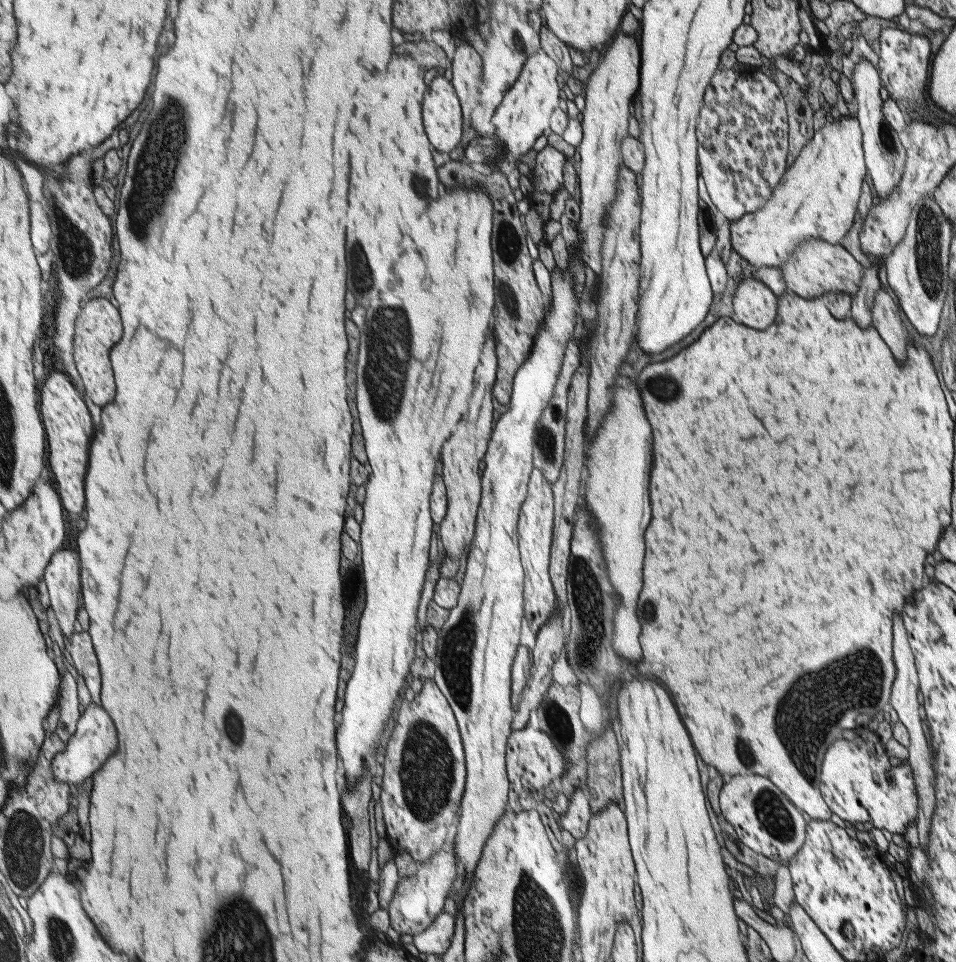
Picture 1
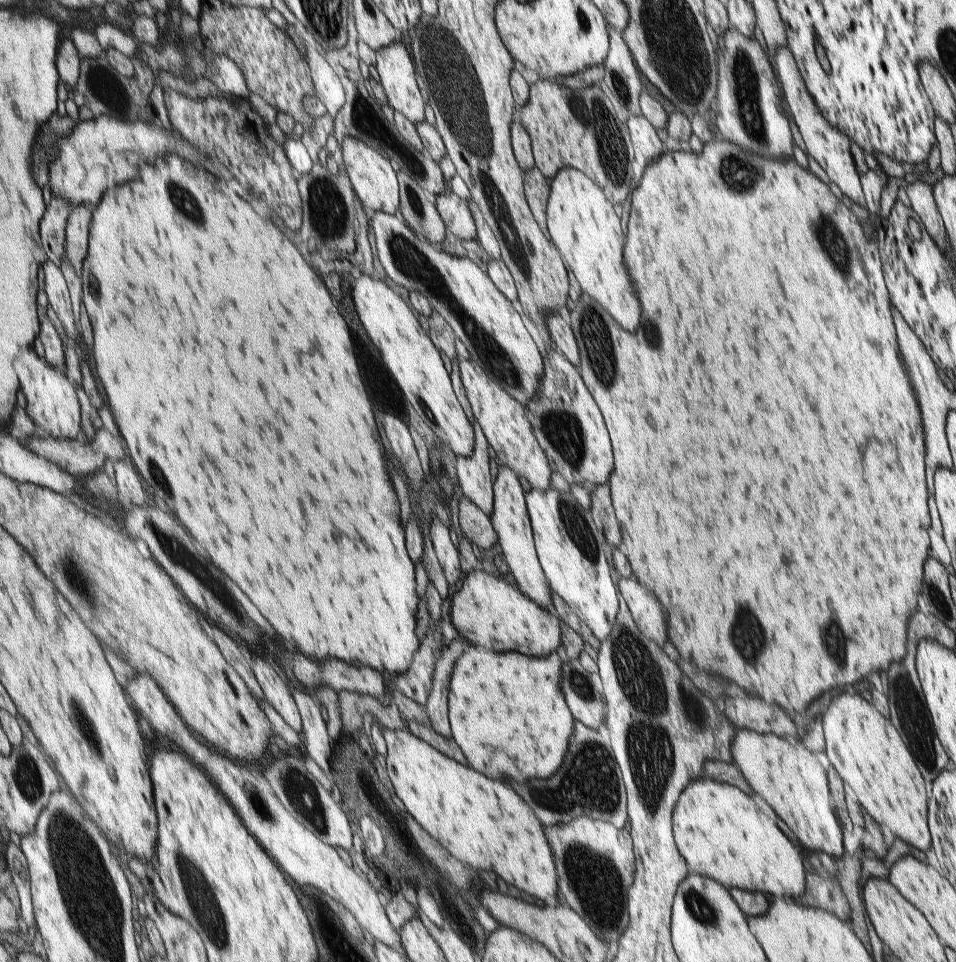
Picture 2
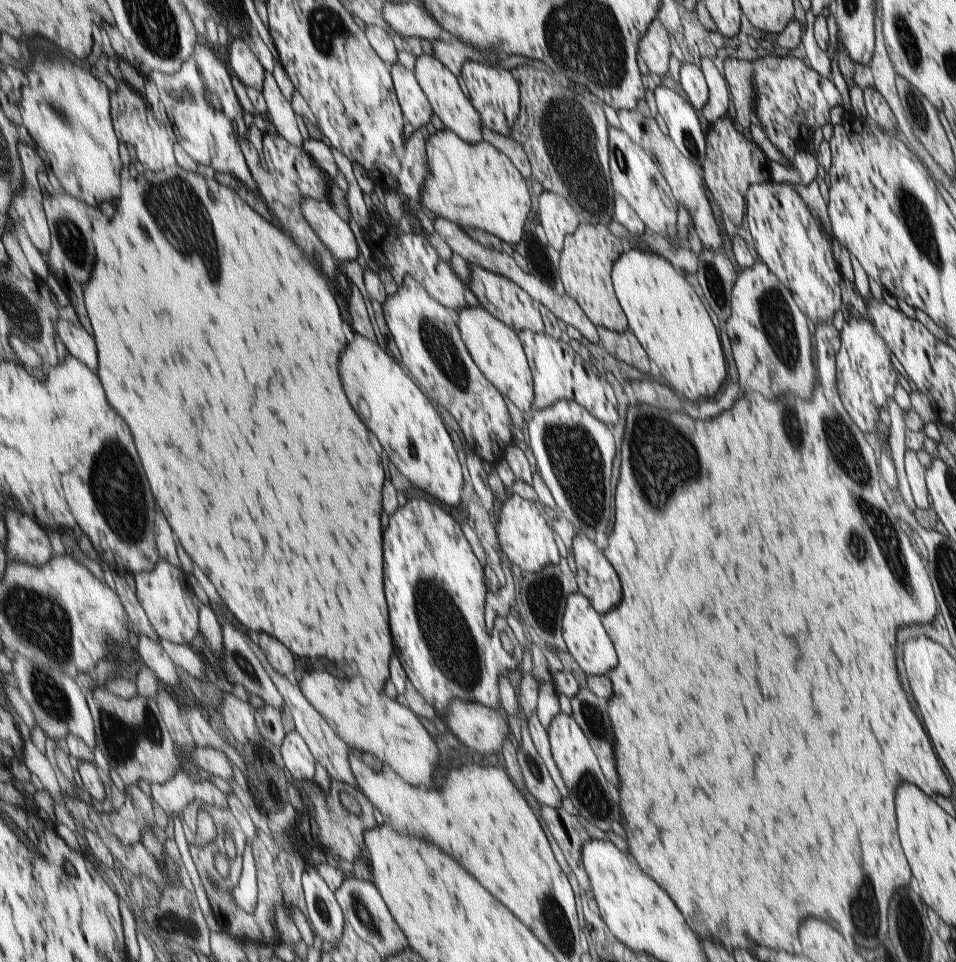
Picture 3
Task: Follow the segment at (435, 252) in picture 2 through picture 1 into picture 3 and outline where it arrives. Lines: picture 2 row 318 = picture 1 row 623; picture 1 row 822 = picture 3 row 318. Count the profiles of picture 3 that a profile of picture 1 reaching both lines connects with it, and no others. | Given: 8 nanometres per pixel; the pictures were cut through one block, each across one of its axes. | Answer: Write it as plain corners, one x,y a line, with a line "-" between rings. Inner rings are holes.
466,306
459,311
456,326
459,328
462,340
480,372
520,412
526,416
531,414
534,404
532,374
530,374
530,366
526,362
526,354
524,354
524,347
518,333
515,329
511,329
507,324
504,324
503,321
492,316
492,313
489,313
483,306

